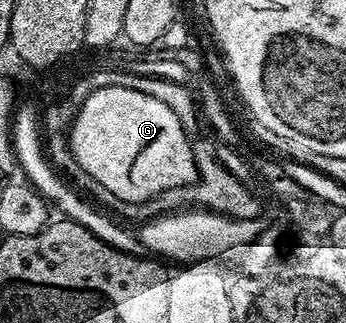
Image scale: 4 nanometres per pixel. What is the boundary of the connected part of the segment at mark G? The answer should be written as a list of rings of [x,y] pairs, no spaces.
[[[122,86],[94,88],[78,108],[68,133],[68,145],[78,166],[126,202],[143,202],[167,188],[182,186],[196,180],[193,141],[185,132],[178,114],[156,98],[151,91],[122,90]]]

